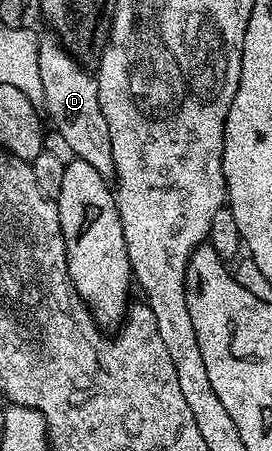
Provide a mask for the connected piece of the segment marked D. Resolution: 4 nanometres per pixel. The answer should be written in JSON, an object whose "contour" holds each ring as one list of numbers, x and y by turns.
{"contour":[[43,36,43,37,39,38,39,71,41,72,41,84,43,85,43,97,41,99,41,102,42,102,42,105,43,104,47,105,47,114,48,115,46,114,46,117,49,119,49,122,50,122,49,117,51,117,51,122,53,125,55,125,56,132,59,133,61,137,63,137,64,144,67,145,68,148,72,150,70,153,72,155,74,155,74,157,80,158,81,160,85,160,85,164,93,164,93,168,97,168,97,172,101,172,101,176,103,178,110,179,112,177,112,175,114,175,115,165,113,164,113,144,109,140,109,124,105,124,105,112,101,112,101,100,99,99,99,84,98,84,96,75,94,73,92,73,92,71,90,74,90,72,87,71,86,68,83,66,86,66,86,65,84,65,84,63,82,61,80,61,80,59,76,58,74,54,69,53,67,50,67,47,62,45,58,38,56,38,54,36,48,36,48,38,45,38,45,36]]}

